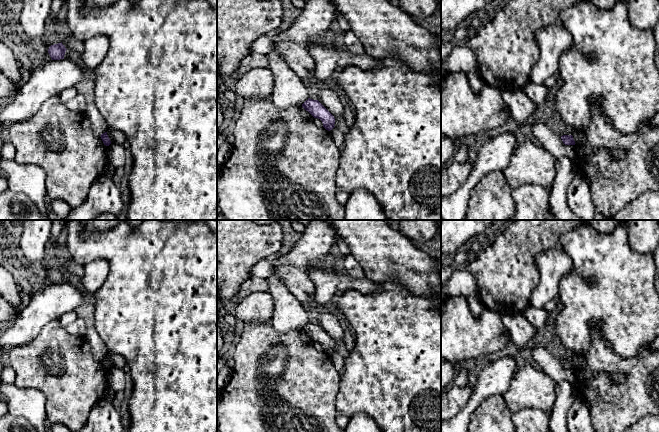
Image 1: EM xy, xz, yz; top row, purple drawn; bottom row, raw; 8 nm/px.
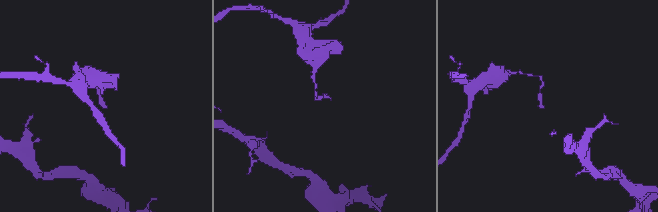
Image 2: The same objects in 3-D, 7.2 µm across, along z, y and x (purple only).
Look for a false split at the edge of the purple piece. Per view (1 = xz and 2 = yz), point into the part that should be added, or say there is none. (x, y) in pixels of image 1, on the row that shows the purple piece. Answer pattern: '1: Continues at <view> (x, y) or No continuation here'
1: No continuation here
2: No continuation here

